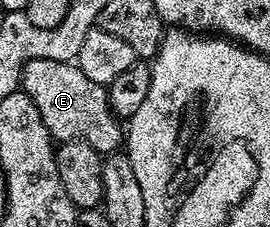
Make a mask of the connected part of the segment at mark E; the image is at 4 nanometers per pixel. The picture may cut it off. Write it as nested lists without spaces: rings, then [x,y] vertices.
[[[37,58],[23,67],[21,90],[37,106],[41,122],[56,141],[84,140],[93,150],[101,154],[115,154],[125,140],[120,117],[111,109],[107,88],[85,78],[85,74],[74,63],[65,60]]]

